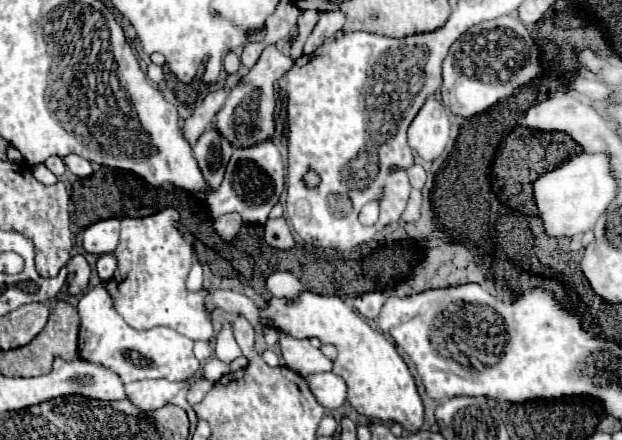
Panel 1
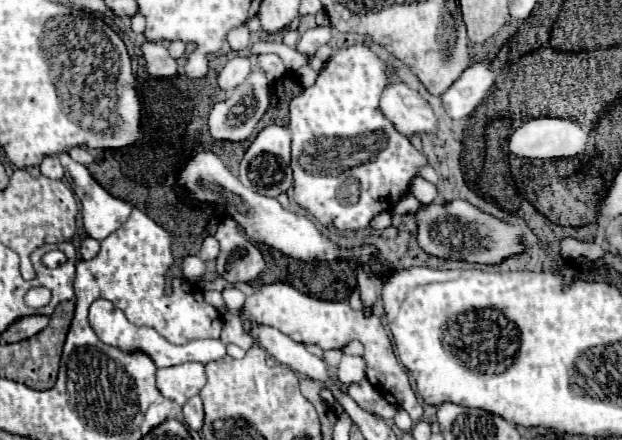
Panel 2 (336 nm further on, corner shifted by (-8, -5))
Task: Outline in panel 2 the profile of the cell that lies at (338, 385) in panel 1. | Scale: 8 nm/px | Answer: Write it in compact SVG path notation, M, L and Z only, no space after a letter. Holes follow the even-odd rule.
M368 380L364 382L356 382L356 384L350 384L348 388L348 394L356 400L356 404L380 418L394 418L396 414L396 406L392 406Z

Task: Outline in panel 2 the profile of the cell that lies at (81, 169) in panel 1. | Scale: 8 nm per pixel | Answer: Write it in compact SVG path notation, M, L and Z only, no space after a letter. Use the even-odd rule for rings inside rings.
M76 146L76 148L70 148L68 150L68 154L76 160L76 162L80 162L80 164L90 164L92 162L92 154L86 150L86 148L82 148L82 146Z

